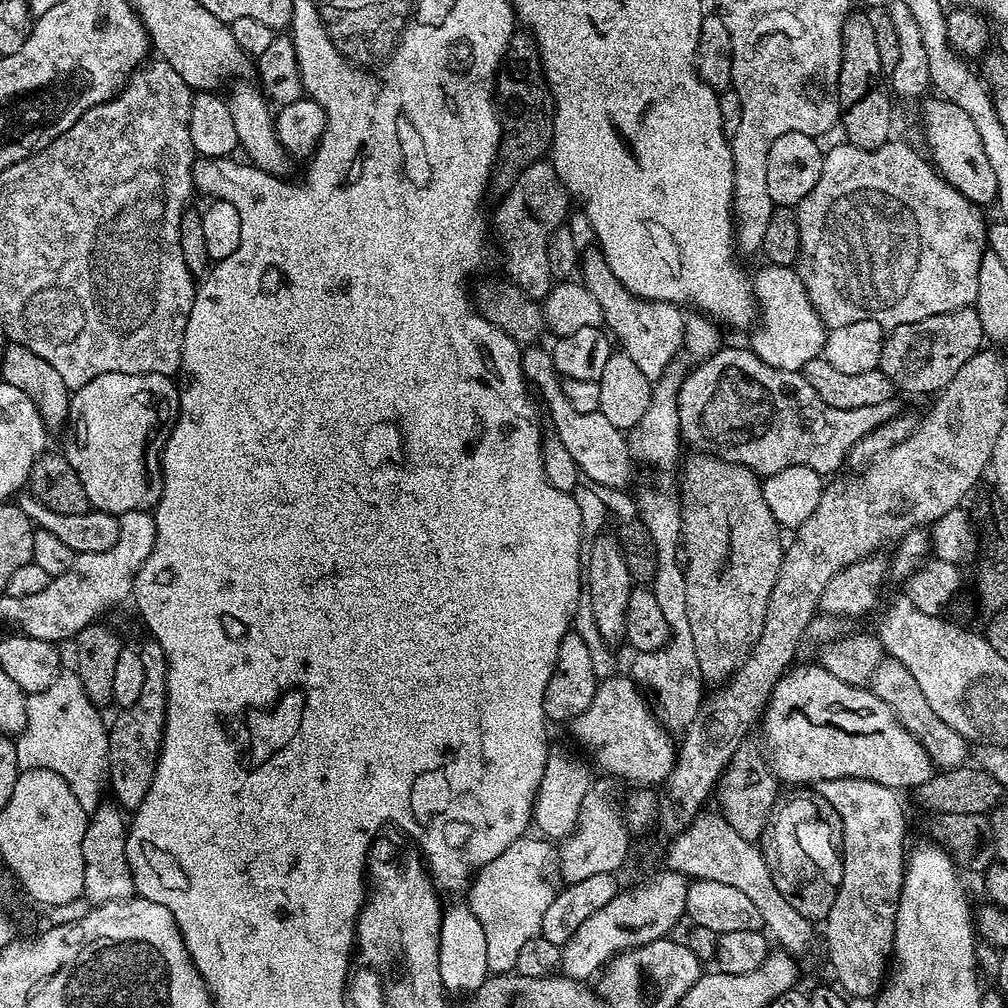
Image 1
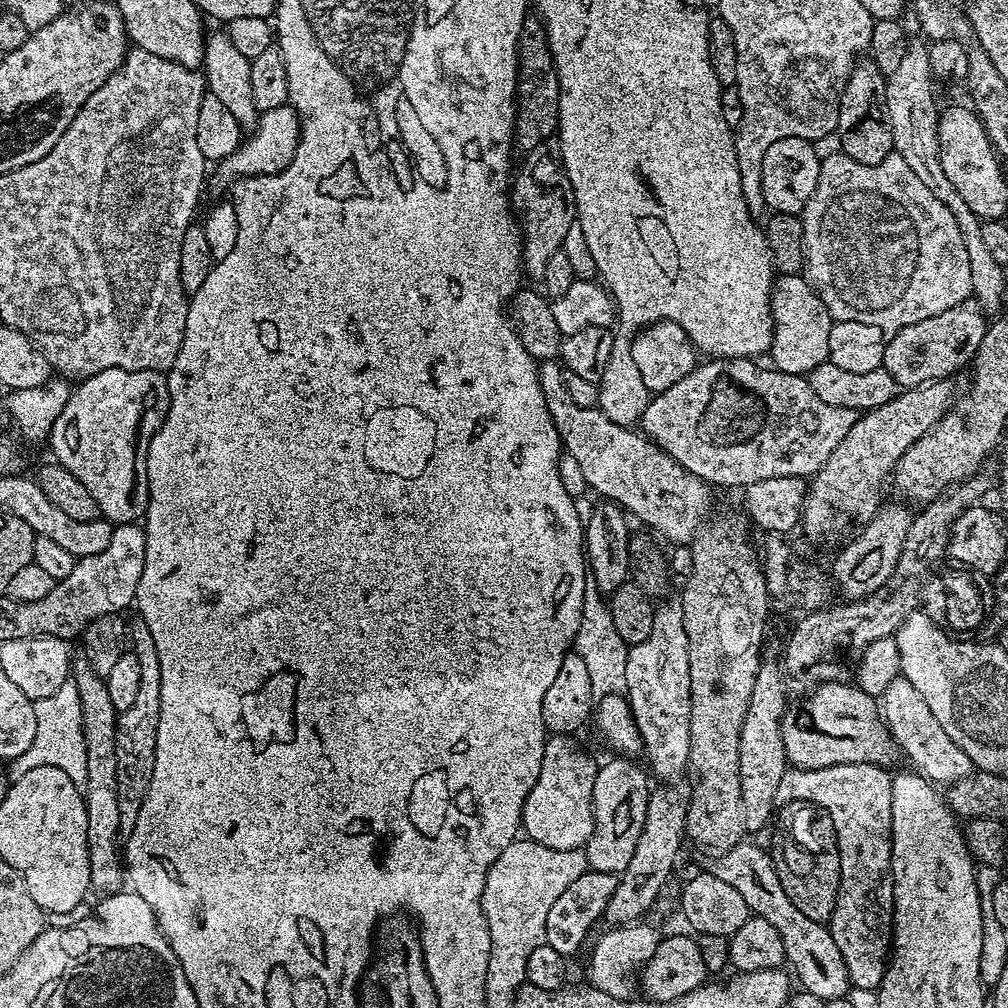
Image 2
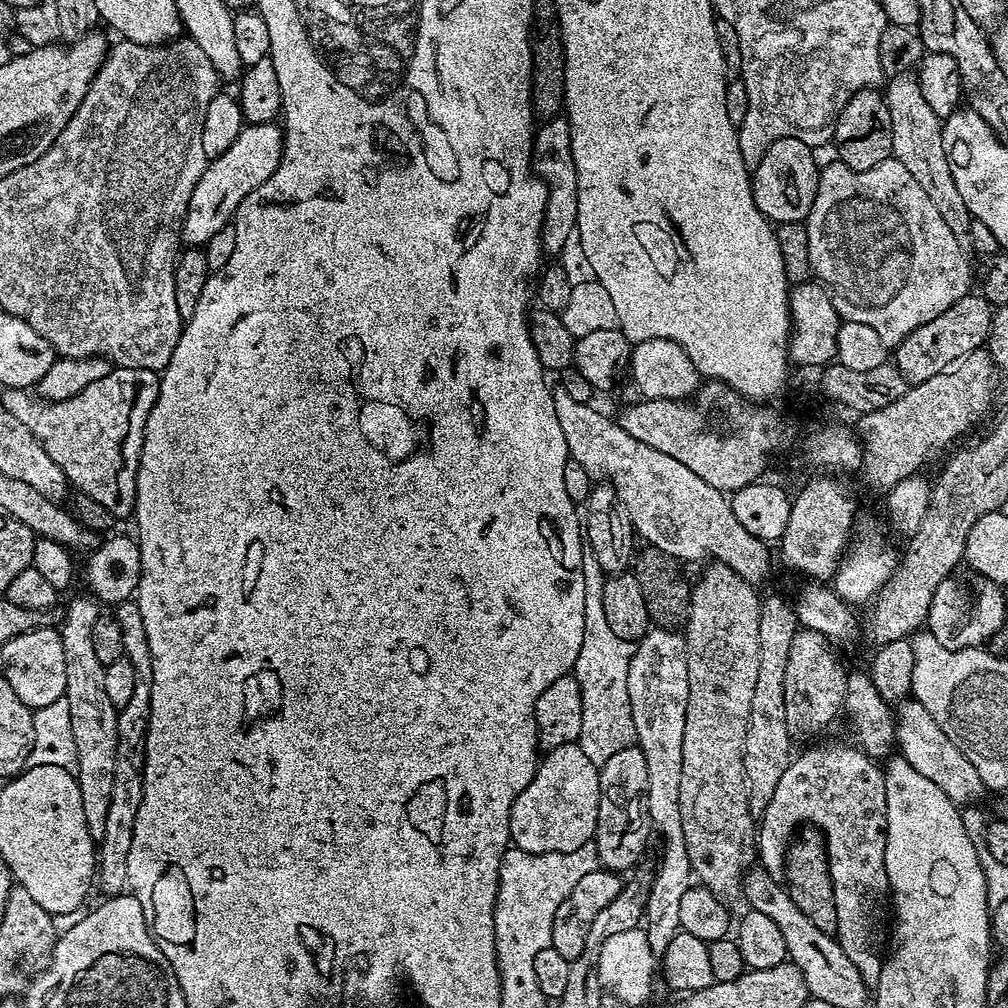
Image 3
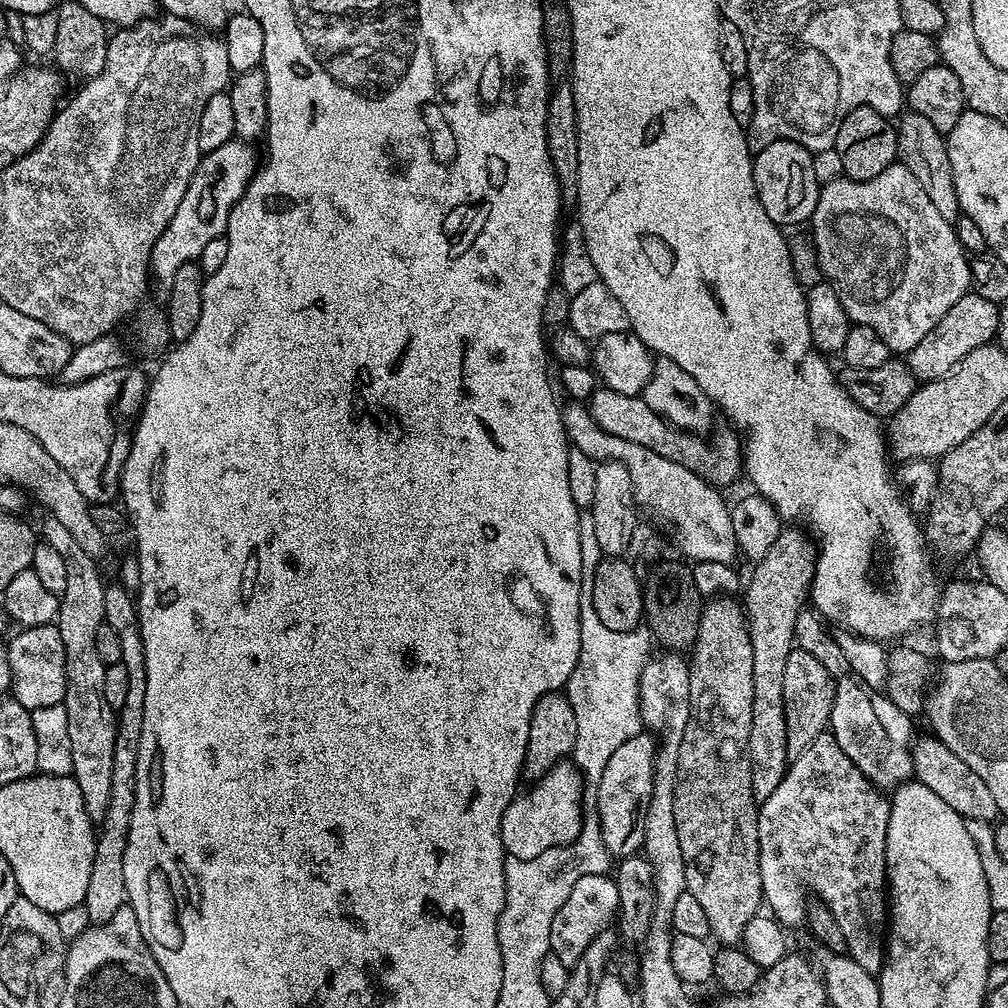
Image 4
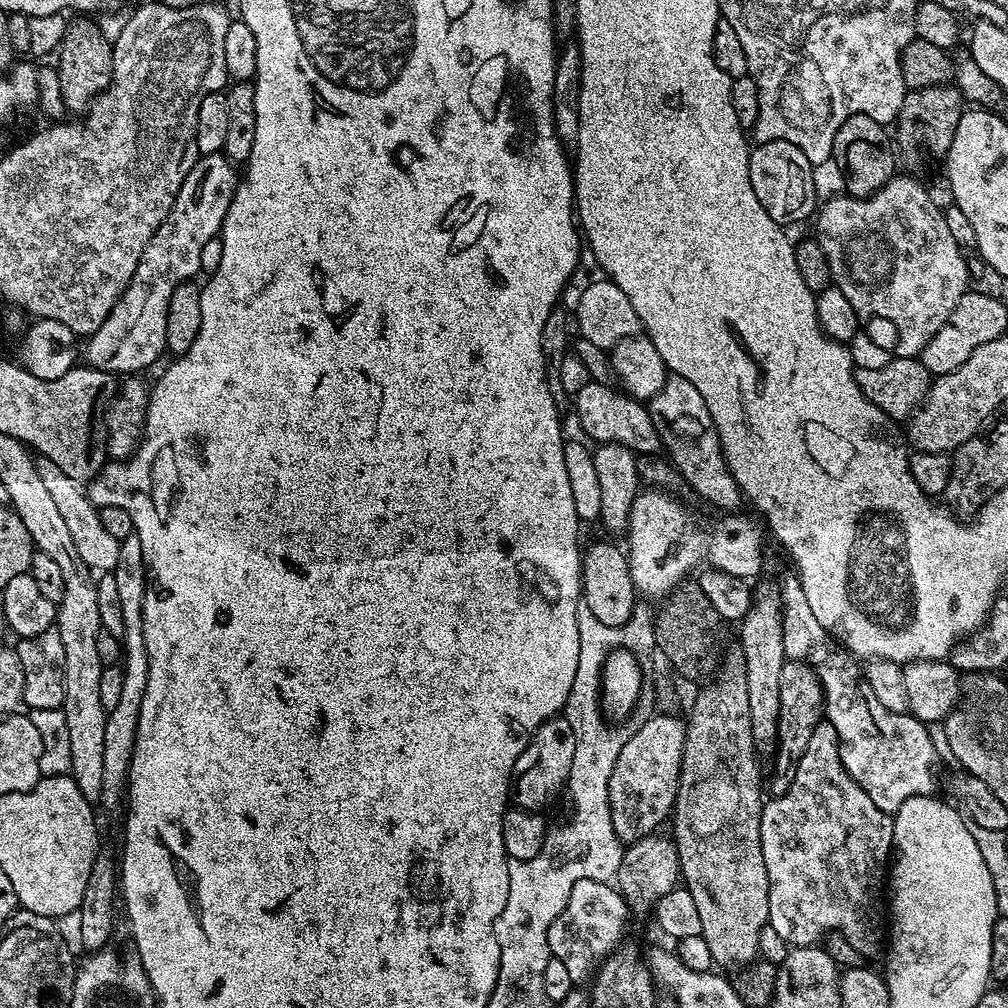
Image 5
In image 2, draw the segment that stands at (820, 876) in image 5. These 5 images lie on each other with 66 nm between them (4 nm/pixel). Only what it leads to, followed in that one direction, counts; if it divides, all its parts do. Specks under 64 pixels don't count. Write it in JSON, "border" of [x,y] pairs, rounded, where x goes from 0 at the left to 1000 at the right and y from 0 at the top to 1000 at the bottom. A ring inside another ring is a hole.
{"border":[[[855,756],[815,764],[783,761],[776,776],[772,776],[770,789],[774,800],[797,796],[821,805],[828,851],[833,854],[833,882],[823,924],[831,942],[835,942],[842,977],[866,985],[879,966],[885,938],[885,771],[880,761]]]}

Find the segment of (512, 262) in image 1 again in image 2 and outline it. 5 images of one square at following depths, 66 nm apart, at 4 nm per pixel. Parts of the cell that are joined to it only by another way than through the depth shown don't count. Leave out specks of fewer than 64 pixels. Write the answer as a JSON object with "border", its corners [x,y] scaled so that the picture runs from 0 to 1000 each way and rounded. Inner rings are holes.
{"border":[[[549,137],[534,141],[530,149],[519,152],[514,170],[506,183],[506,202],[514,215],[518,237],[520,239],[520,256],[518,266],[528,273],[528,278],[535,280],[542,269],[542,260],[551,250],[561,245],[560,237],[568,233],[571,222],[571,201],[565,177],[562,177],[556,162],[556,140]]]}

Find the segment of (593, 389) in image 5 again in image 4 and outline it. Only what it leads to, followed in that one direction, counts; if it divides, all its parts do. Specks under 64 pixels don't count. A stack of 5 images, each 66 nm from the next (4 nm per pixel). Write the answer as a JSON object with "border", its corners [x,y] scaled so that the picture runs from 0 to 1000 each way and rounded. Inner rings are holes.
{"border":[[[595,383],[581,398],[581,404],[592,423],[601,431],[612,432],[623,438],[631,438],[644,443],[651,450],[678,459],[698,476],[709,482],[726,480],[736,468],[736,437],[729,428],[714,429],[706,437],[706,441],[693,440],[689,432],[676,429],[667,424],[645,405],[635,393],[613,391],[609,387]]]}

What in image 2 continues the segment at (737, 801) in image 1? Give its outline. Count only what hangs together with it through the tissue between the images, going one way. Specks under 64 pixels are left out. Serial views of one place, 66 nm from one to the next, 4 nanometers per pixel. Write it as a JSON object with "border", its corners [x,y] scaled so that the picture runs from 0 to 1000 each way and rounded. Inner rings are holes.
{"border":[[[755,658],[748,673],[748,685],[744,685],[740,712],[736,716],[732,768],[736,780],[736,812],[738,820],[743,826],[760,820],[766,805],[771,805],[772,776],[776,776],[778,767],[784,761],[780,744],[776,740],[774,723],[774,712],[778,709],[778,703],[784,698],[781,688],[778,688],[778,679],[780,680],[780,672],[773,658]]]}

